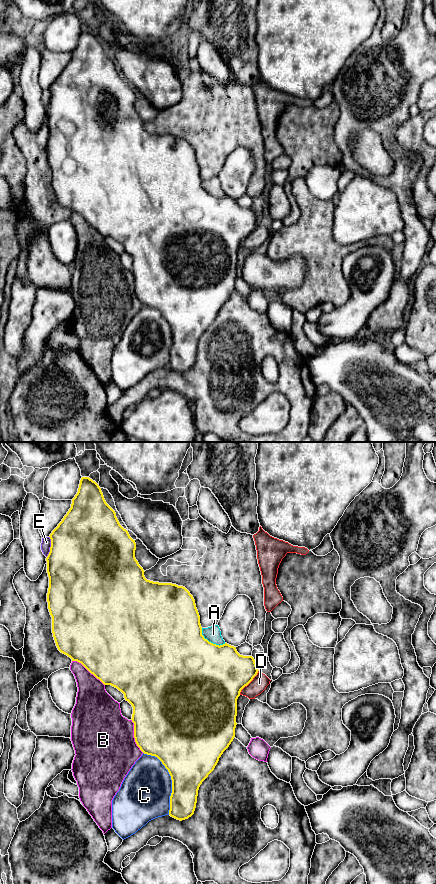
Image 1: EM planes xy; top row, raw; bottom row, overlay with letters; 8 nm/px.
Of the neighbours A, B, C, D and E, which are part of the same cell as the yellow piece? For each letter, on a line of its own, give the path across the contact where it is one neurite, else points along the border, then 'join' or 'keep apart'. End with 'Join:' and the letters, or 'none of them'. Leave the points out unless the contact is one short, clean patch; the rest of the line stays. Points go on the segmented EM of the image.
A: border along xy (201, 628), (201, 634), (209, 641), (219, 645), (225, 643); keep apart
B: keep apart
C: keep apart
D: keep apart
E: keep apart
Join: none of them

